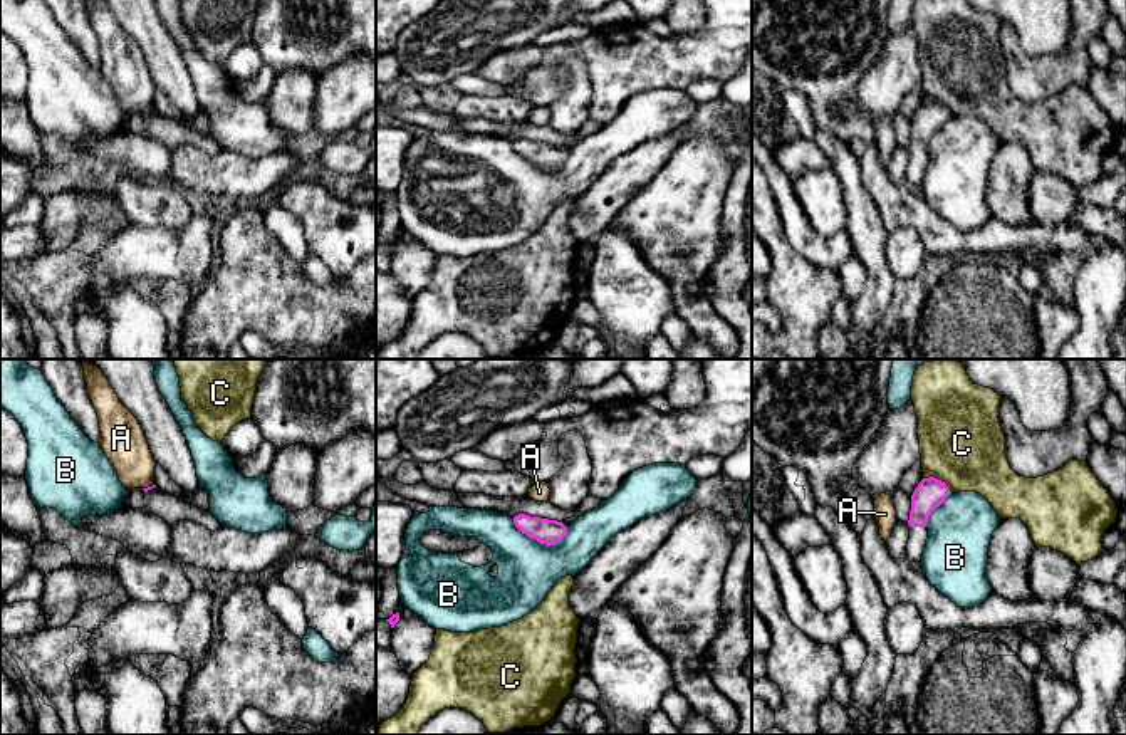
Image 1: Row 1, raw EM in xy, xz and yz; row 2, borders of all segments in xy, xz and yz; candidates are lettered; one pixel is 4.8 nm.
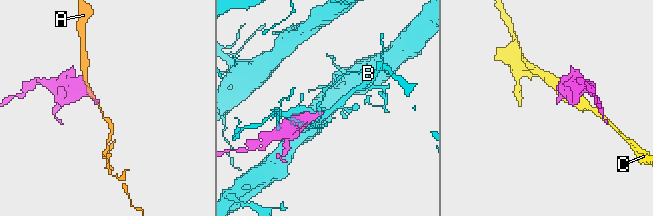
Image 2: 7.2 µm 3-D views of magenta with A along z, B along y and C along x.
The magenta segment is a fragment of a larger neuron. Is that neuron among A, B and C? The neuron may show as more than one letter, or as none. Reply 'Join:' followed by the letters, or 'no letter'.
Join: no letter

